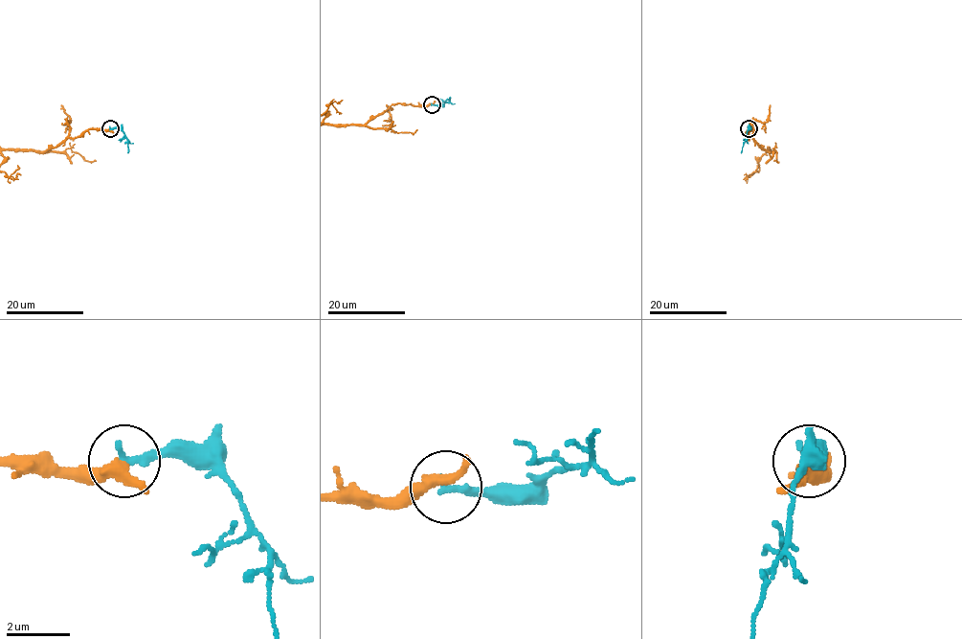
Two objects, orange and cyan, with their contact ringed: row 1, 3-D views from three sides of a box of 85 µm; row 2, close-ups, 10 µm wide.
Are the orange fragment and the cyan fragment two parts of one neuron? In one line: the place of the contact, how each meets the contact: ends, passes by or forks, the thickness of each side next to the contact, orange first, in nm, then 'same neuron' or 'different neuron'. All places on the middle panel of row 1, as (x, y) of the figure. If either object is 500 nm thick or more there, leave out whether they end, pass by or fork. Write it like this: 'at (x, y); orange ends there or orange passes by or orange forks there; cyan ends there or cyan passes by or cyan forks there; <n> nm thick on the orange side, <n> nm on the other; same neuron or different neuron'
at (432, 104); orange passes by; cyan ends there; 320 nm thick on the orange side, 300 nm on the other; different neuron

